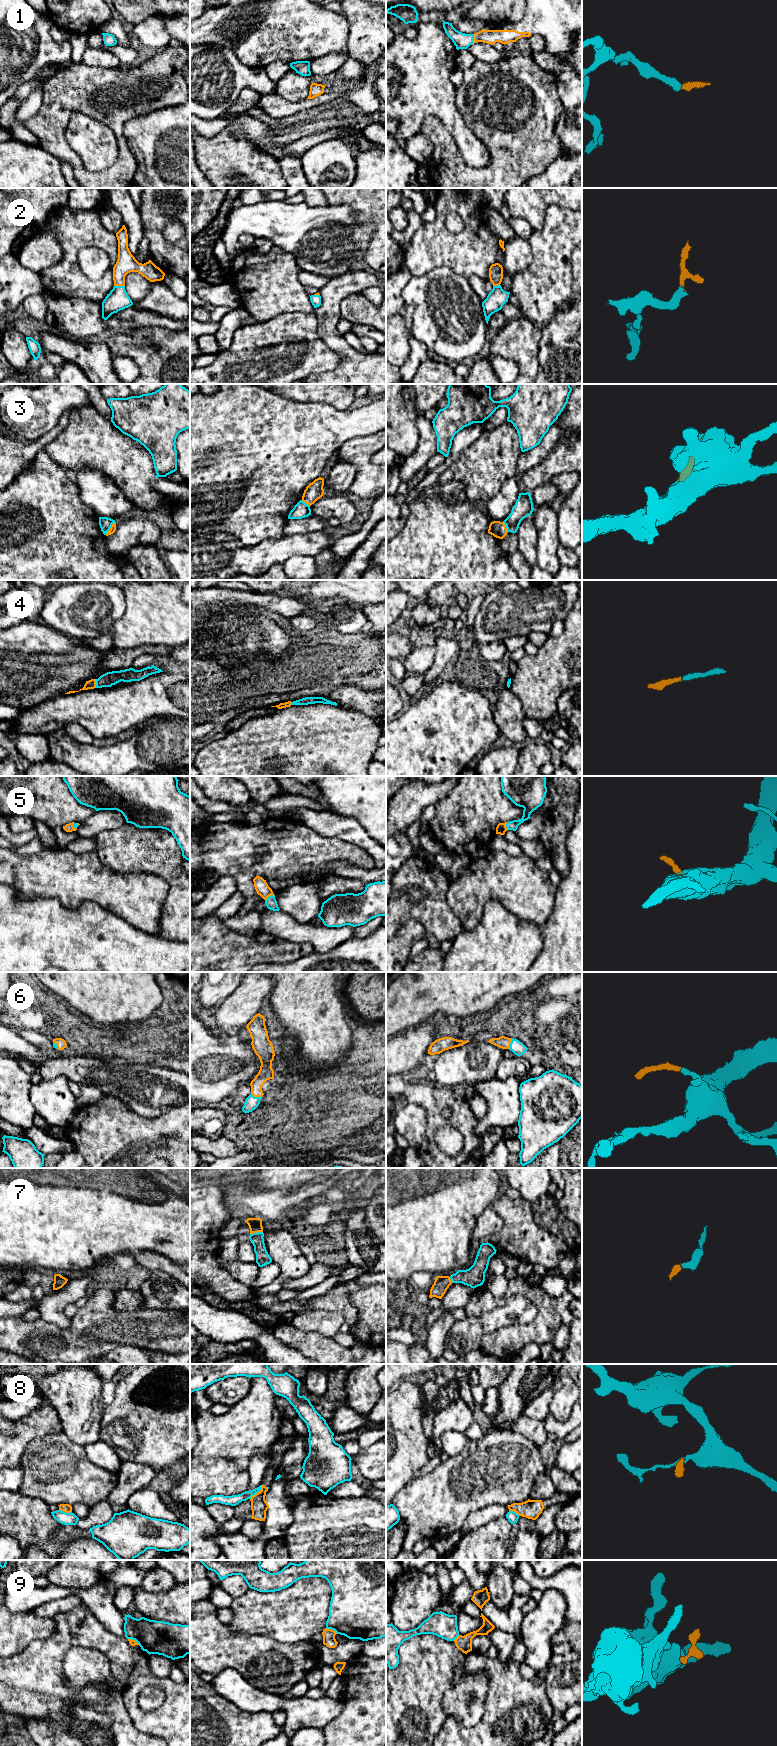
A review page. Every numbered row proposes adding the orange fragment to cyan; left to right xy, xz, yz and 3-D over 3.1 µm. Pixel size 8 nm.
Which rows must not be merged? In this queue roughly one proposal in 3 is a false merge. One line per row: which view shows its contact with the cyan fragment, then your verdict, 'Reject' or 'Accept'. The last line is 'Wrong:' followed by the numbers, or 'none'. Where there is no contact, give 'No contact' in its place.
1: Touches cyan in yz. Accept
2: Touches cyan in xy. Accept
3: Touches cyan in xy. Reject
4: Touches cyan in xy. Accept
5: Touches cyan in xz. Accept
6: Touches cyan in xz. Accept
7: Touches cyan in xz. Accept
8: Touches cyan in xz. Reject
9: Touches cyan in xz. Reject
Wrong: 3, 8, 9

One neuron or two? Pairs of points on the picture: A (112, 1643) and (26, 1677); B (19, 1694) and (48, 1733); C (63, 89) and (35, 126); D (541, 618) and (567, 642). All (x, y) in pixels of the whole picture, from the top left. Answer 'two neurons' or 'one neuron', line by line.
A: one neuron
B: two neurons
C: one neuron
D: two neurons

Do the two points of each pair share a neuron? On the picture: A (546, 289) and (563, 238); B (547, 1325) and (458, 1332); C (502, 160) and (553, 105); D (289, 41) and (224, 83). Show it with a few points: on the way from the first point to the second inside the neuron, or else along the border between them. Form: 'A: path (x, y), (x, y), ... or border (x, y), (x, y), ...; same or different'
A: path (549, 276), (552, 251); same
B: border (485, 1334), (481, 1339), (480, 1348); different
C: path (517, 151), (521, 146), (521, 136), (537, 120); same
D: border (232, 51), (243, 63), (252, 68); different

